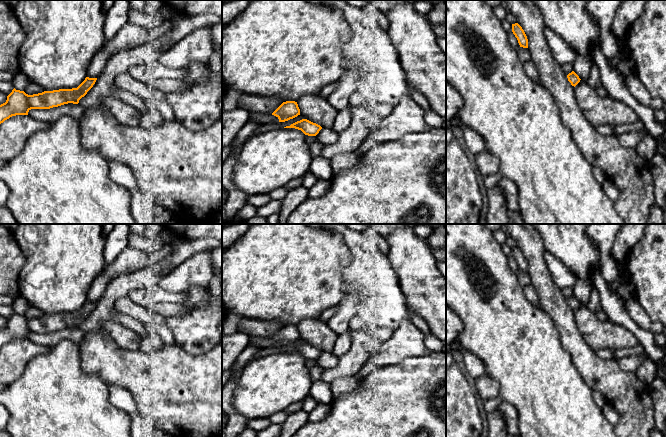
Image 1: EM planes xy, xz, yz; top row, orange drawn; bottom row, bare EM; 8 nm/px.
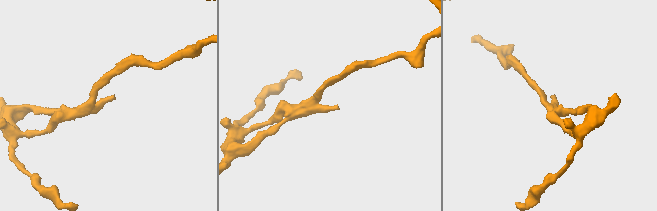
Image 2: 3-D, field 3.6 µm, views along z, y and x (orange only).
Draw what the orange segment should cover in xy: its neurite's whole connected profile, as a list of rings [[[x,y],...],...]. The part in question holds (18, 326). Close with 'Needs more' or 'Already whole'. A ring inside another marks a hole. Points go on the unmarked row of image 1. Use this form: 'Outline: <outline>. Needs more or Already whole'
Outline: [[[86,301],[77,312],[44,315],[33,319],[14,312],[7,320],[6,326],[0,329],[0,348],[12,340],[28,339],[31,333],[50,333],[68,327],[78,328],[96,304],[97,302]]]. Already whole

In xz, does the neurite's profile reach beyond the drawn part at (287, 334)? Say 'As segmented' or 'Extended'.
As segmented

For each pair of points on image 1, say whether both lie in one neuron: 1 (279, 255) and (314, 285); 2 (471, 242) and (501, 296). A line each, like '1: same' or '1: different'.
1: same
2: same

